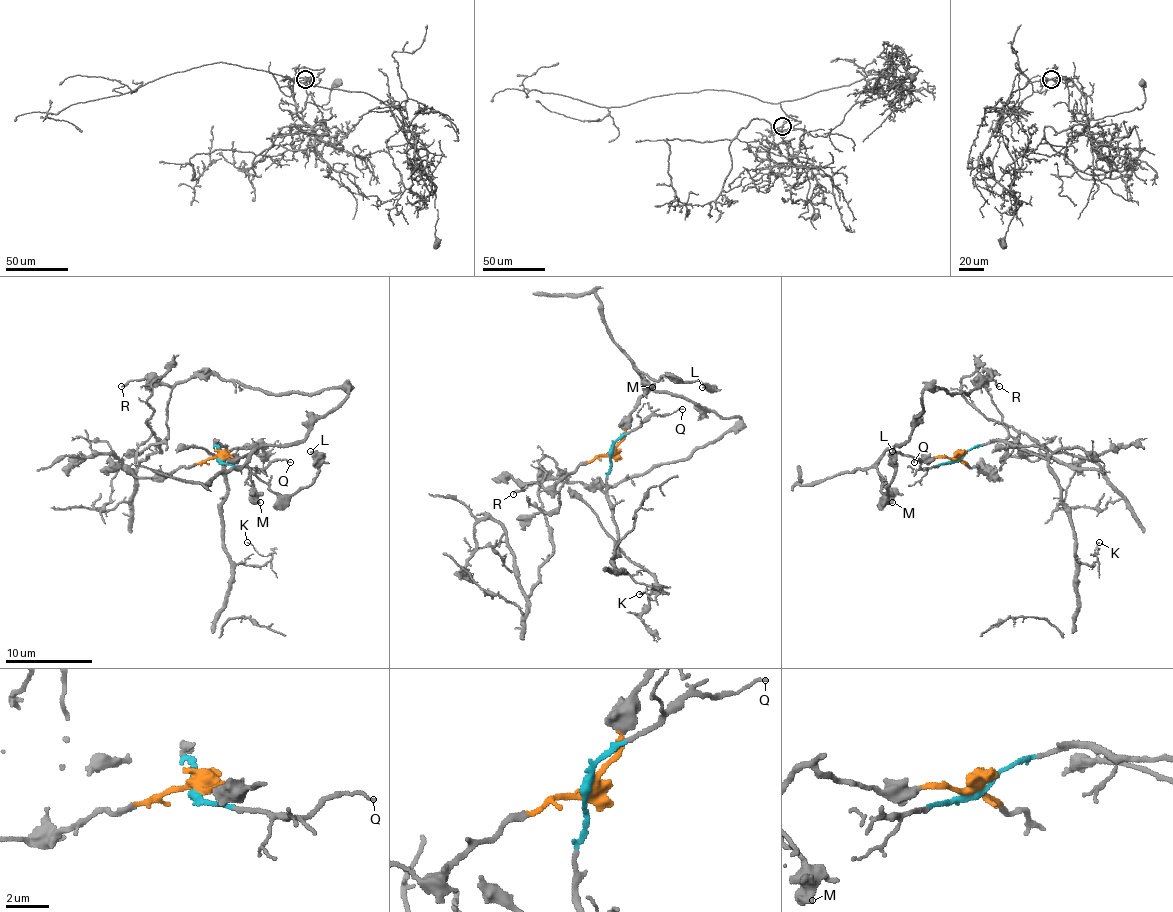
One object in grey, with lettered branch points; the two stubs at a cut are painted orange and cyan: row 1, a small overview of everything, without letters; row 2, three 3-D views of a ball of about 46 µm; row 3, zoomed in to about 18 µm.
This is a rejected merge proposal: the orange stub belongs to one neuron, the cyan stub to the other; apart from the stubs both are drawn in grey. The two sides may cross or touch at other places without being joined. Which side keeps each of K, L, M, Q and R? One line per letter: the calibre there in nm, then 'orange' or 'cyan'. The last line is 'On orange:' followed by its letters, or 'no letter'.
K: 90 nm thick; cyan
L: 480 nm thick; orange
M: 360 nm thick; orange
Q: 120 nm thick; cyan
R: 180 nm thick; orange
On orange: L, M, R

